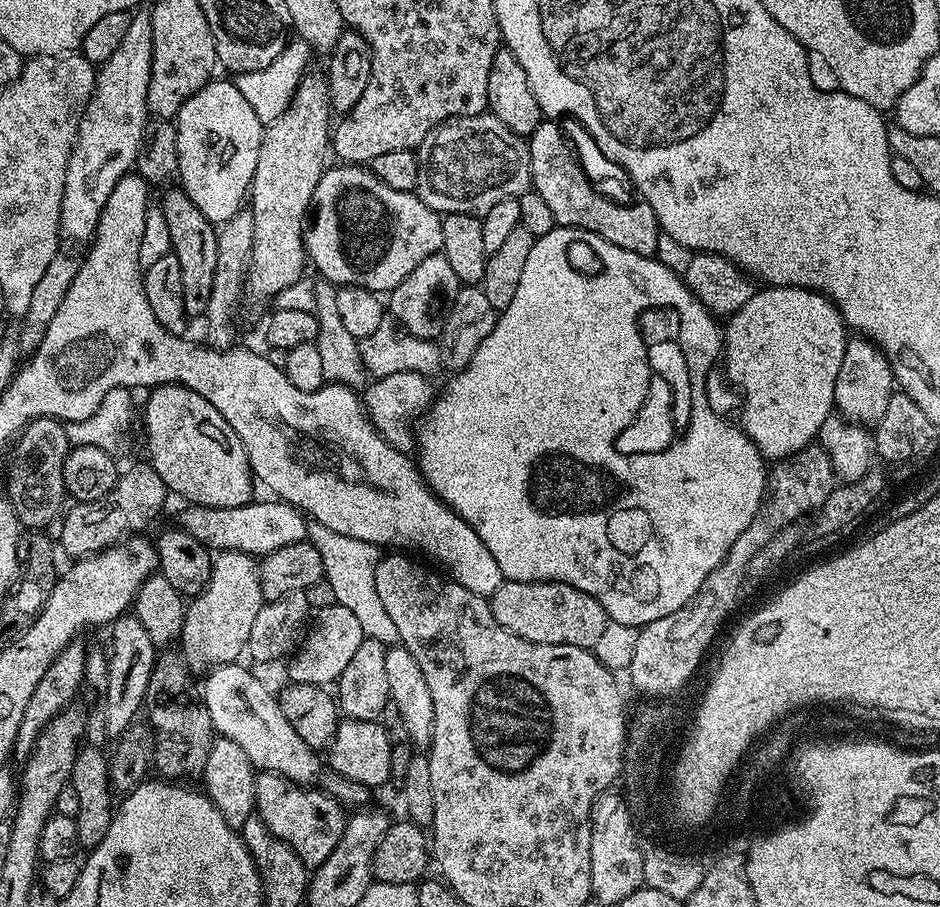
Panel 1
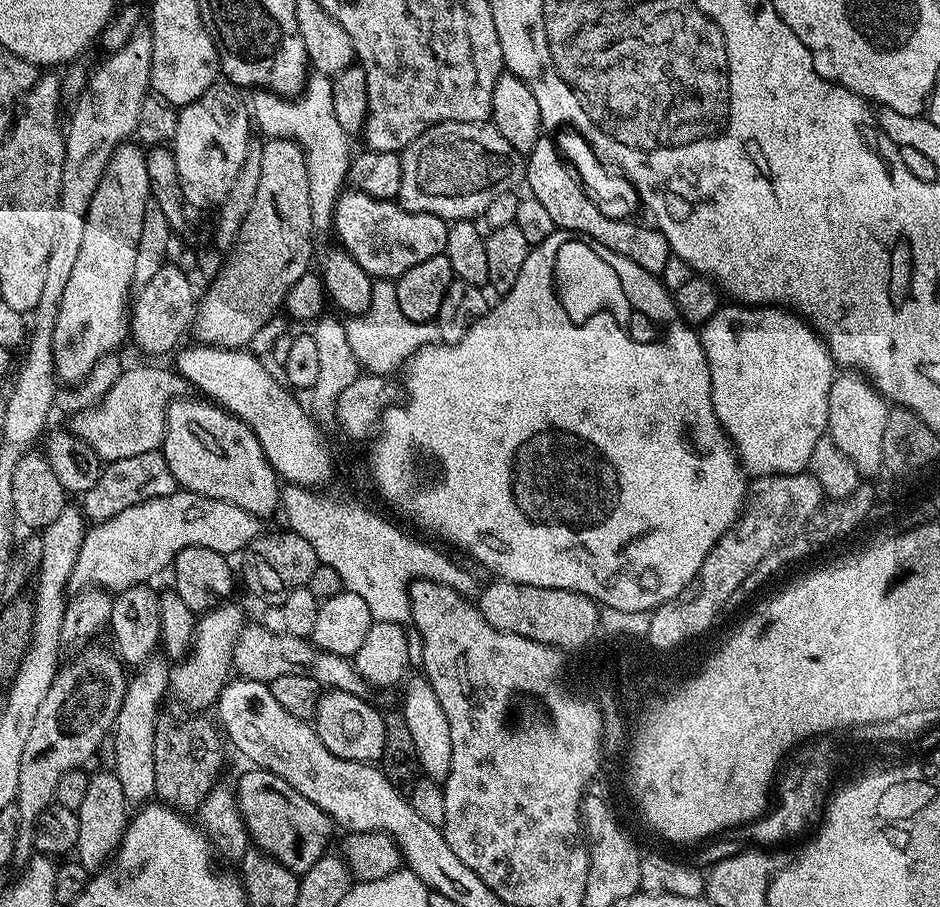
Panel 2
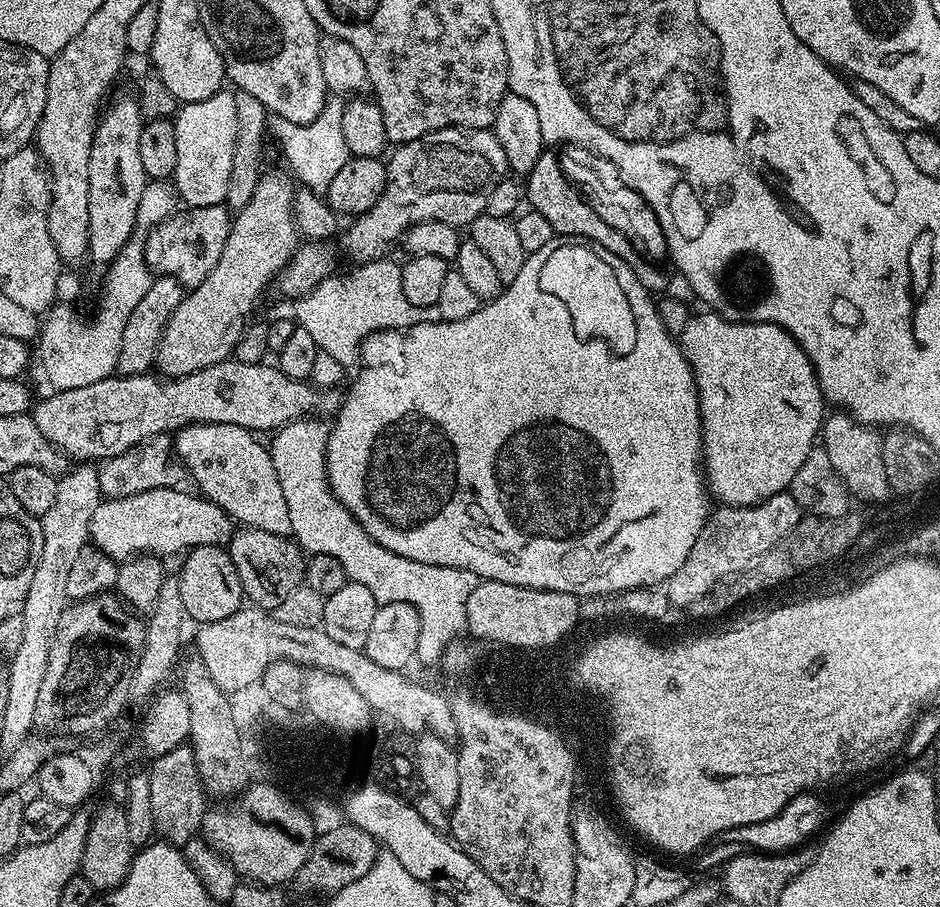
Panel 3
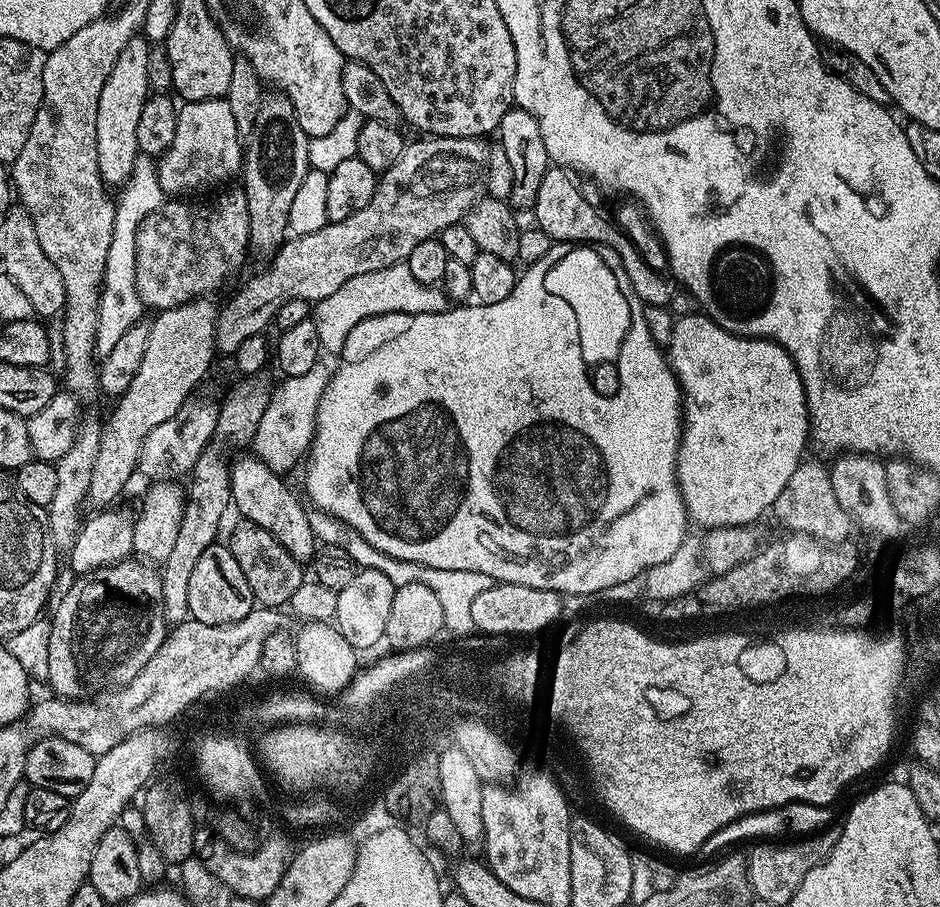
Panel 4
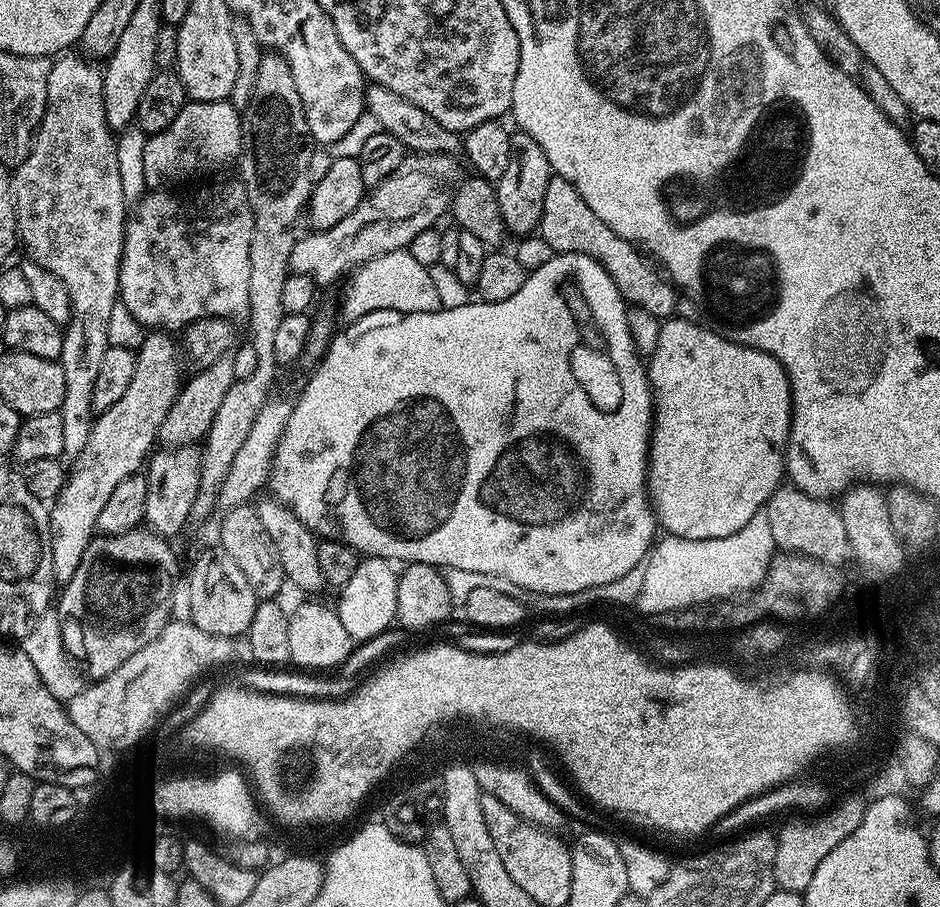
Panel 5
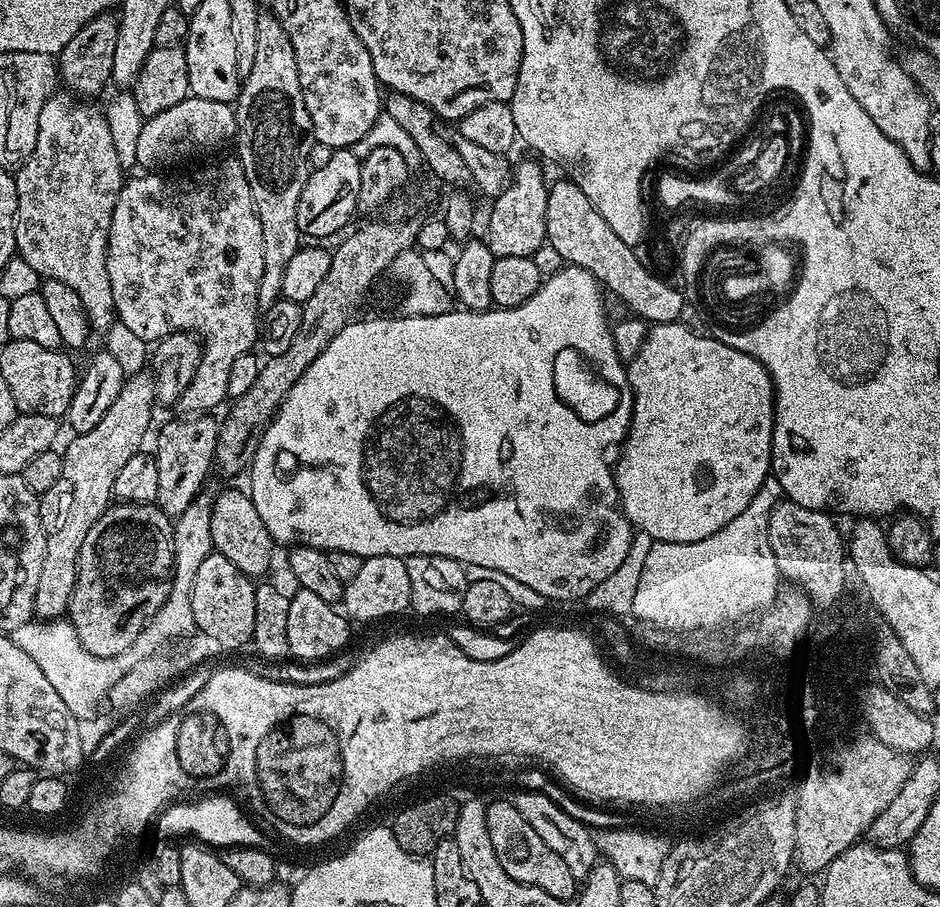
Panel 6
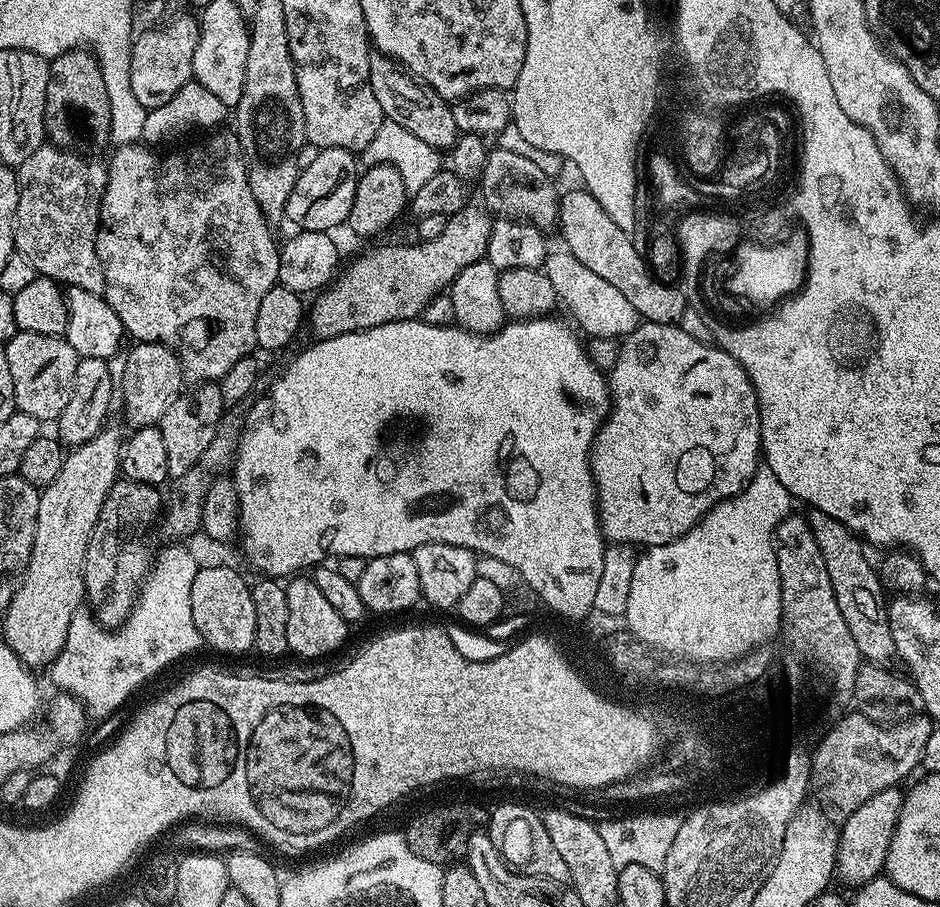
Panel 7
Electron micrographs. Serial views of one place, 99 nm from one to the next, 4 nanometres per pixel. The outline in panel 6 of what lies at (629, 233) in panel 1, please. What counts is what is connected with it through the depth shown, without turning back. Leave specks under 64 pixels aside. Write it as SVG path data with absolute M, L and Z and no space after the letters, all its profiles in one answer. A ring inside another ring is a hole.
M561 178L561 180L552 180L548 185L548 197L546 198L546 234L547 244L558 250L563 263L573 268L586 270L597 284L608 288L628 307L627 311L631 315L640 317L641 320L649 325L653 324L675 324L680 320L680 315L686 303L686 296L679 287L667 284L660 276L655 276L642 261L636 257L636 248L631 244L622 242L610 226L606 226L606 218L594 210L590 198L582 194L582 190L570 179Z

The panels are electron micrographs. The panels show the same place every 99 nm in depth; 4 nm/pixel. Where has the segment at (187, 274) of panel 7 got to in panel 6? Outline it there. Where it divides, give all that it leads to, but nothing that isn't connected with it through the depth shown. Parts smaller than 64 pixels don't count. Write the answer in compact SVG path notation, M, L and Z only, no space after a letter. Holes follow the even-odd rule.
M231 158L232 160L220 160L217 164L204 164L201 168L196 168L193 172L188 172L185 176L176 176L171 180L171 175L168 174L140 174L144 176L136 176L133 178L125 179L123 186L120 188L118 194L118 202L114 206L114 214L110 218L110 234L108 235L108 253L106 254L106 270L110 270L110 290L114 290L114 306L116 307L115 319L119 323L126 326L126 330L130 330L130 334L138 334L138 338L147 340L149 342L155 342L161 340L164 336L169 336L172 332L191 332L193 336L199 338L202 341L202 347L200 350L200 361L198 362L198 370L194 374L194 378L190 382L190 386L186 386L186 390L182 390L178 401L178 408L181 408L181 413L184 414L208 414L219 406L223 400L229 399L228 391L226 390L226 381L230 378L230 370L233 363L247 352L252 352L254 345L258 340L258 325L262 319L262 309L258 302L258 282L262 280L262 226L258 222L258 214L256 213L256 207L252 201L252 195L250 194L250 182L246 182L246 174L242 170L239 159Z

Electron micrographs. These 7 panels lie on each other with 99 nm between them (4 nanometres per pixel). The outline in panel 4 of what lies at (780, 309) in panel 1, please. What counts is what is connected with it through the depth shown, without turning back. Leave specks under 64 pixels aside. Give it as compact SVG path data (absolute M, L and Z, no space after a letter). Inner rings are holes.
M707 314L682 316L677 319L674 334L666 345L668 365L680 383L680 391L684 398L684 432L680 436L680 452L676 455L676 480L680 483L680 493L684 496L684 505L688 511L688 519L693 525L701 524L704 530L725 528L726 526L752 526L763 512L771 509L772 503L786 490L786 482L790 482L794 470L805 459L804 447L810 444L810 425L808 423L808 403L806 390L796 368L796 363L781 344L772 340L758 340L750 336L736 336L730 330L718 326Z

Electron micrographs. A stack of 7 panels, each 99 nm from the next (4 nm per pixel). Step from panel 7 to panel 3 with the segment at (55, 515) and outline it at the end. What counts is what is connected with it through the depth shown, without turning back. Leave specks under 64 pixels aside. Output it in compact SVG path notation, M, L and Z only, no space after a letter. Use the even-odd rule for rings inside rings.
M268 170L261 175L258 186L254 186L250 202L246 202L246 206L235 213L232 229L226 238L226 246L222 246L222 258L218 258L214 270L210 270L210 274L202 278L198 287L185 291L183 298L178 302L178 310L174 310L174 314L168 316L166 326L162 330L162 338L158 342L155 363L155 367L165 377L185 376L229 359L236 351L238 338L253 319L252 311L255 310L256 303L263 298L264 291L271 284L273 287L280 271L295 254L298 247L298 229L293 216L294 180L287 171L284 172Z

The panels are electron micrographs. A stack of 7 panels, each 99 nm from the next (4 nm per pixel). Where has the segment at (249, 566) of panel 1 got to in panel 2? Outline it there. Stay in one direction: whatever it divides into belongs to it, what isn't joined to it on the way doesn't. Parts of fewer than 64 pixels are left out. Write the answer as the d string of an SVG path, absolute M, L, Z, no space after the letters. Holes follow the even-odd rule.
M221 602L197 619L196 633L192 635L192 649L168 669L168 692L171 699L173 696L182 707L189 708L189 713L200 714L204 712L203 708L211 709L230 679L234 646L246 623L243 610L232 603Z

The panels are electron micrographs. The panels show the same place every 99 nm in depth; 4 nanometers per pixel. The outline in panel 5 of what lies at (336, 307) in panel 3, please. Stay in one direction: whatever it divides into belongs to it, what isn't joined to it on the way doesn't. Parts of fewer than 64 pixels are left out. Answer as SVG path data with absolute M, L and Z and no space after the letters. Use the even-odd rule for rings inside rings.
M406 250L382 254L351 273L352 281L344 292L340 316L344 322L351 322L374 310L438 312L442 307L440 288L432 274L429 268L422 266L422 262L415 260Z

